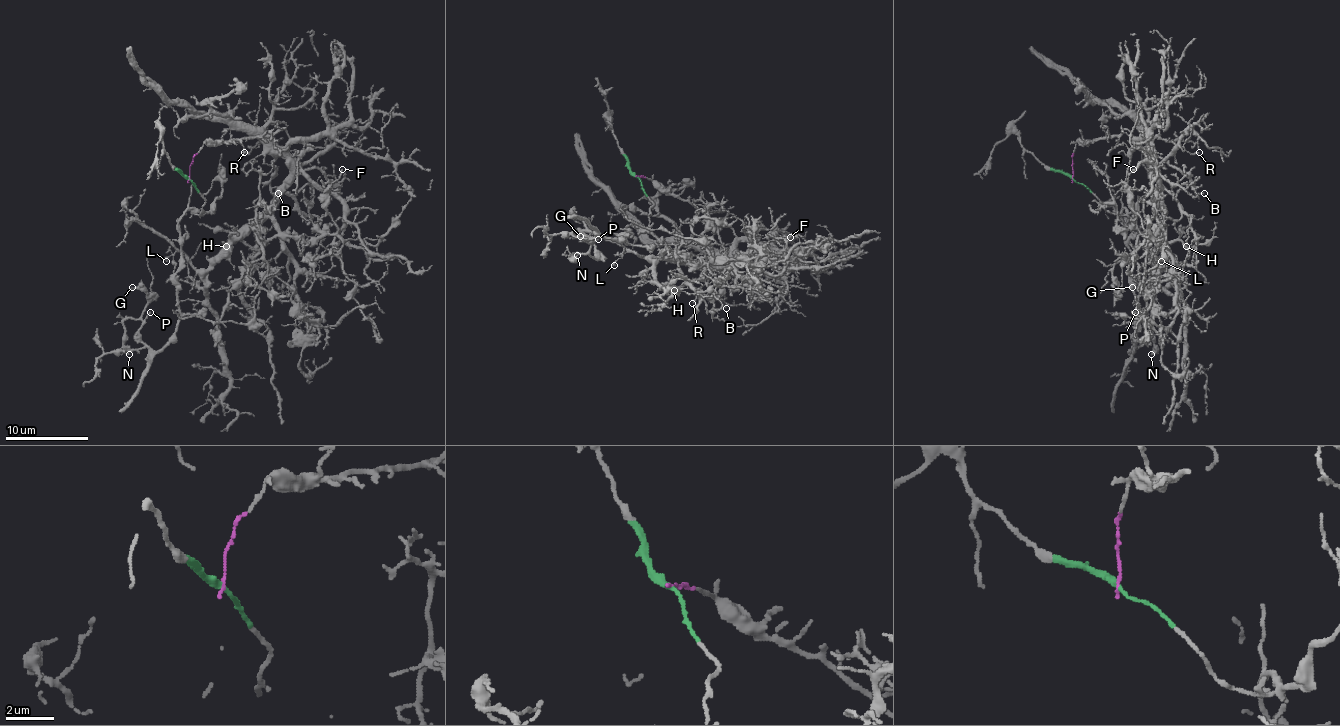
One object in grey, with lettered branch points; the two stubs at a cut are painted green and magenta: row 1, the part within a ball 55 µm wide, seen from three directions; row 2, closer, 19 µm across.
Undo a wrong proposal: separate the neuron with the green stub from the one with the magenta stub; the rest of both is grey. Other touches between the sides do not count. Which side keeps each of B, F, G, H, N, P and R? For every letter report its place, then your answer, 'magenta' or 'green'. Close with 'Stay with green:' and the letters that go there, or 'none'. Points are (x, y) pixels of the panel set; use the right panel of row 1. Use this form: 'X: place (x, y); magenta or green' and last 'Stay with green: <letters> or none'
B: place (1204, 193); magenta
F: place (1133, 169); magenta
G: place (1132, 287); green
H: place (1186, 246); magenta
N: place (1151, 354); green
P: place (1135, 312); green
R: place (1199, 152); magenta
Stay with green: G, N, P

